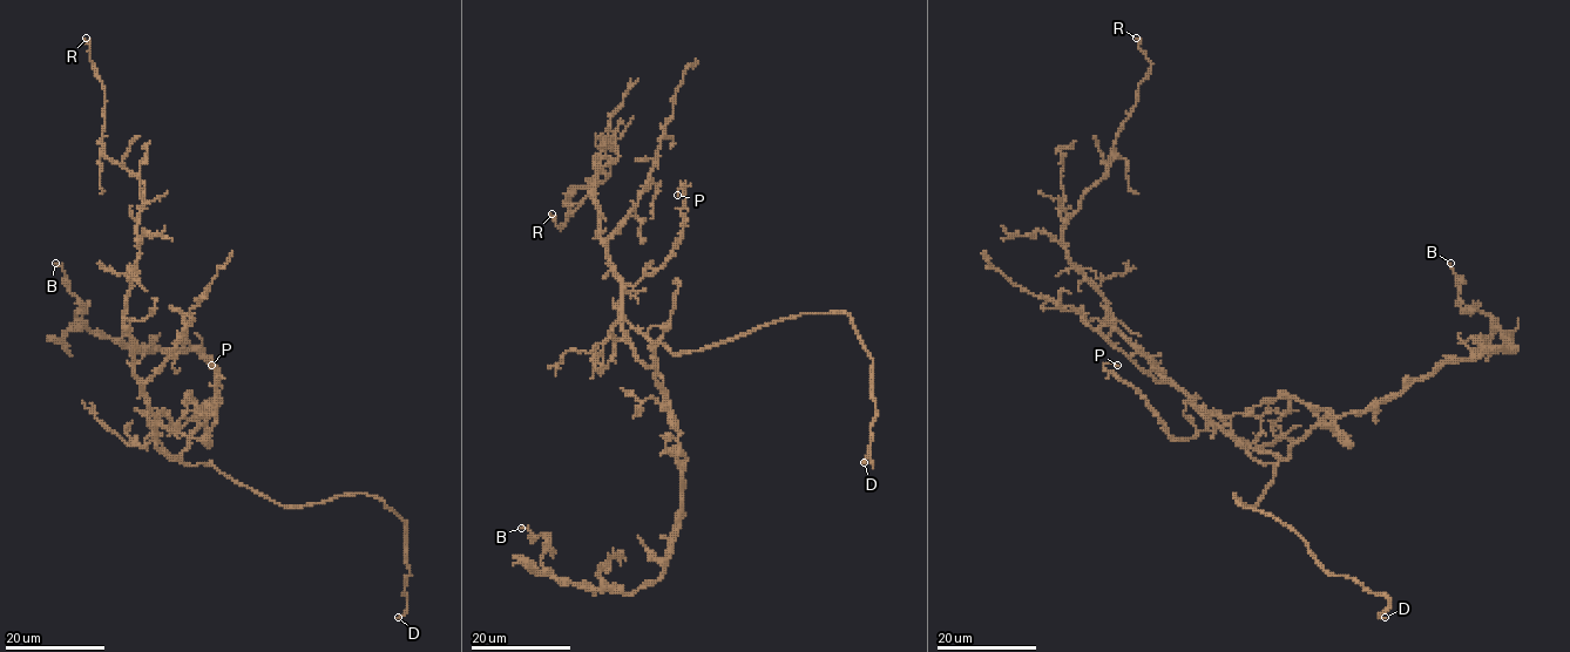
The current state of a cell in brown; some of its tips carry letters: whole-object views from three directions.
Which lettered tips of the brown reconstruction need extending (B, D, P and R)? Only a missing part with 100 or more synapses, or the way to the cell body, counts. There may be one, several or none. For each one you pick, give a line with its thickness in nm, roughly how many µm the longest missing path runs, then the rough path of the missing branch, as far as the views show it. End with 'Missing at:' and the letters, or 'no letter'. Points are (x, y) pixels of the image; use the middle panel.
D: 160 nm thick; about 15 µm are missing; missing branch runs (864, 462), (861, 501), (845, 515)
Missing at: D

